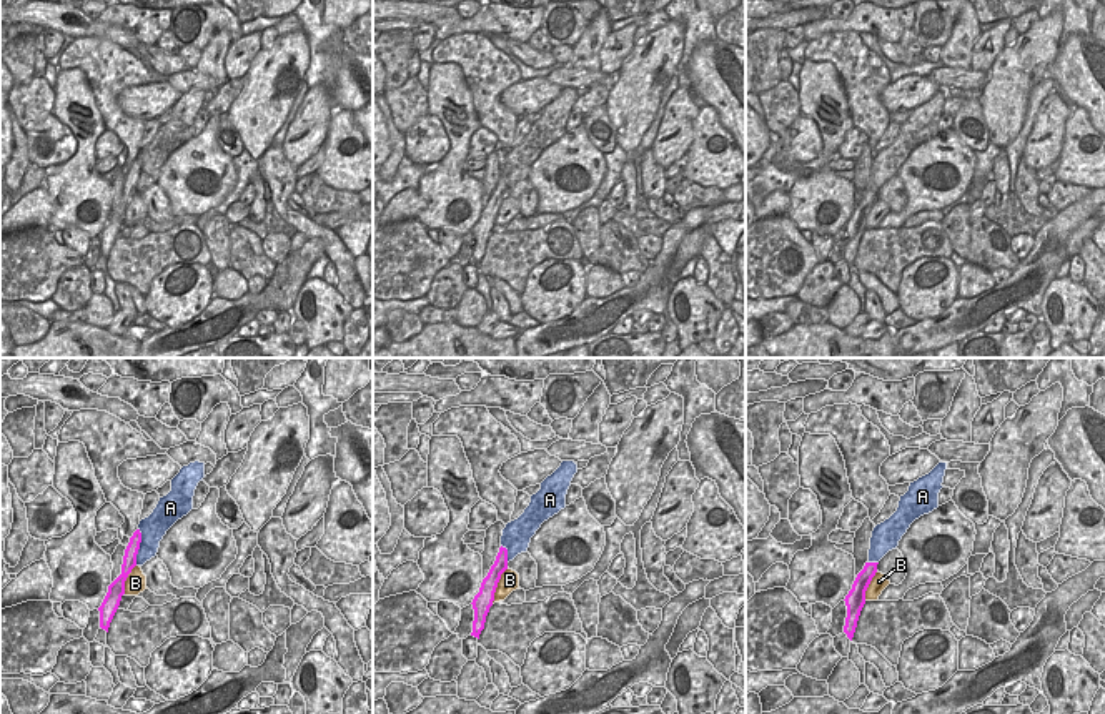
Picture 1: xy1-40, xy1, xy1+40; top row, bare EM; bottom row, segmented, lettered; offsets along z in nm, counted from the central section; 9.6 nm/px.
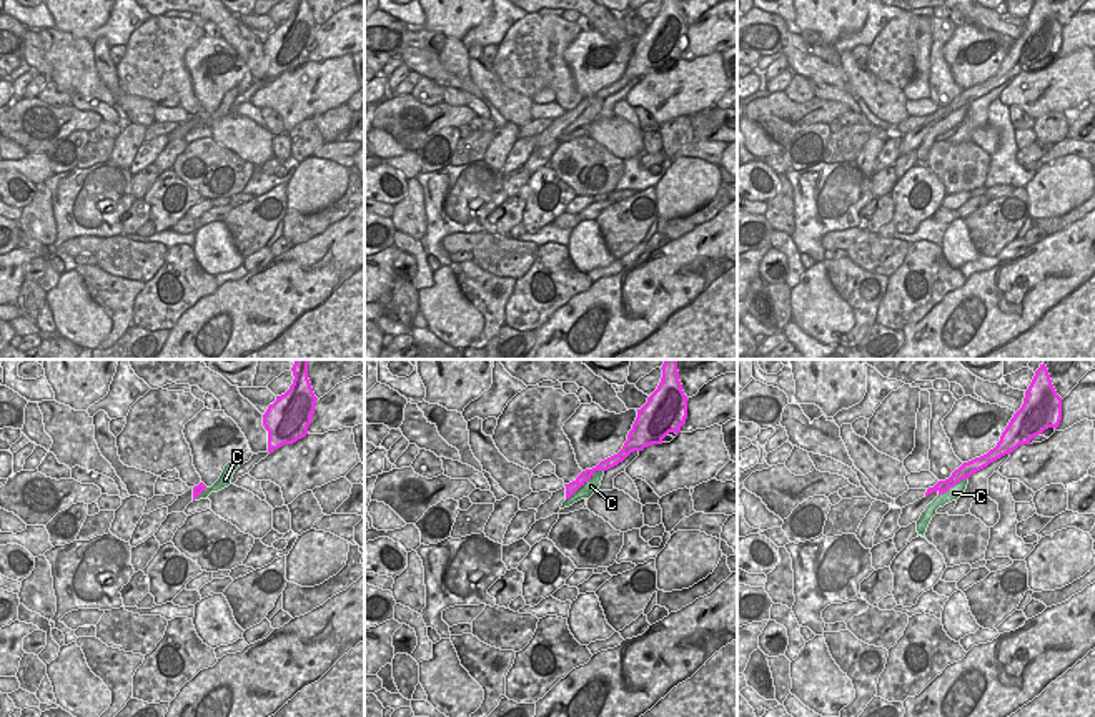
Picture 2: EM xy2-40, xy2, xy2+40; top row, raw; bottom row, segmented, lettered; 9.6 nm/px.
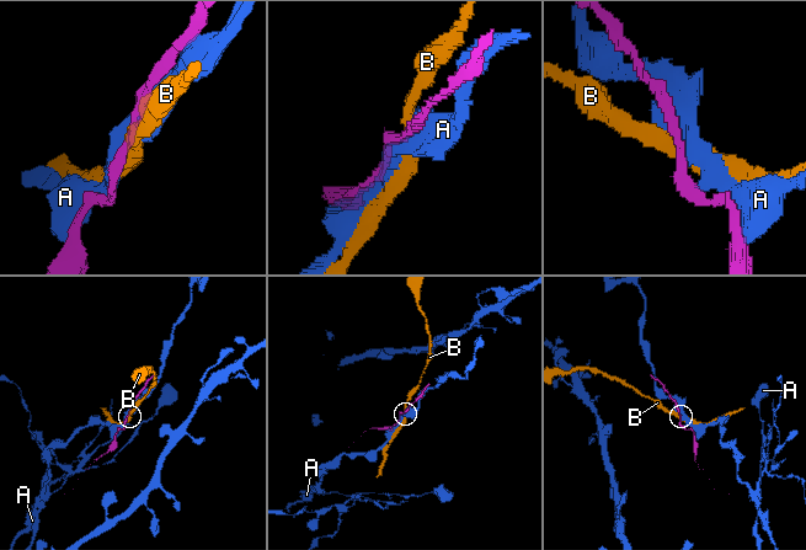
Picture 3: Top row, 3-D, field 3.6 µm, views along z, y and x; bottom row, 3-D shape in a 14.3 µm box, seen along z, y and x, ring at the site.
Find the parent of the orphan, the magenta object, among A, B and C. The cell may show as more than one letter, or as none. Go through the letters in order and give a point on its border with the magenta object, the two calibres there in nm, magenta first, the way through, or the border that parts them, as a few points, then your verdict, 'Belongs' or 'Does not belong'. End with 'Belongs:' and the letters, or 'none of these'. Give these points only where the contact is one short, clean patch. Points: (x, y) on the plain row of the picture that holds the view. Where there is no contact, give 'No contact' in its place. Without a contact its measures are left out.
A: Touches magenta at xy1-40 (138, 173). Thickness 130 nm (magenta) against 240 nm. Does not belong
B: Touches magenta at xy1 (496, 213). Thickness 190 nm (magenta) against 190 nm. Does not belong
C: Touches magenta at xy2 (584, 108). Thickness 120 nm (magenta) against 140 nm. Does not belong
Belongs: none of these.

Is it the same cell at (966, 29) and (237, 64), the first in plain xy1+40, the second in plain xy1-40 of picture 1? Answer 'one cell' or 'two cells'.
two cells

